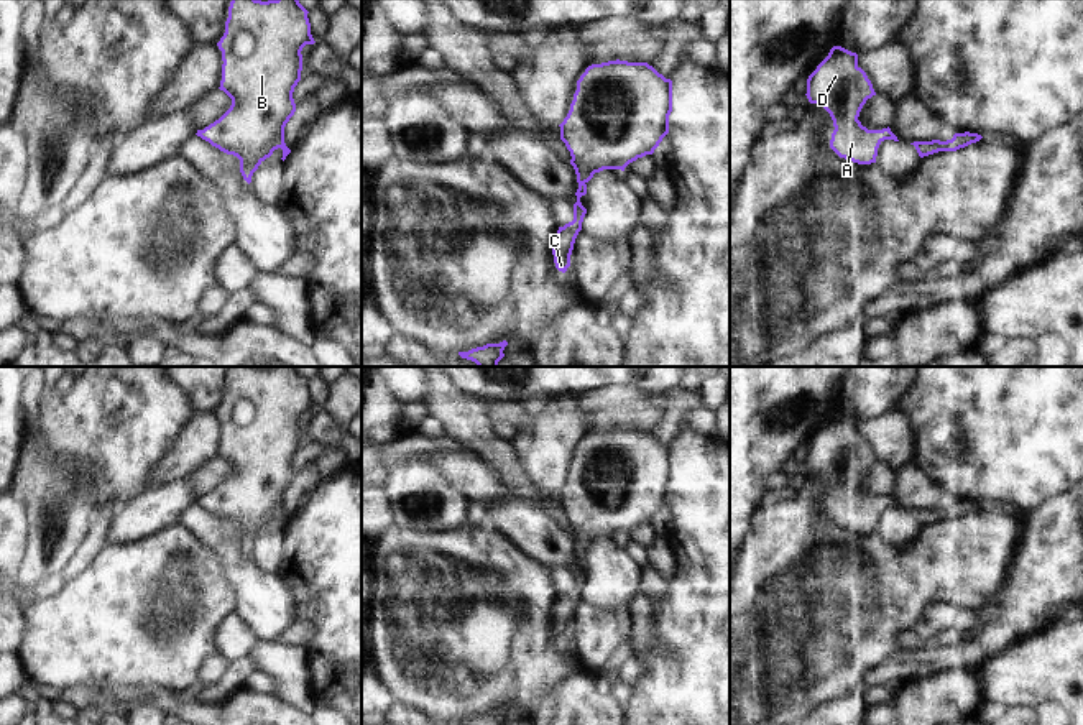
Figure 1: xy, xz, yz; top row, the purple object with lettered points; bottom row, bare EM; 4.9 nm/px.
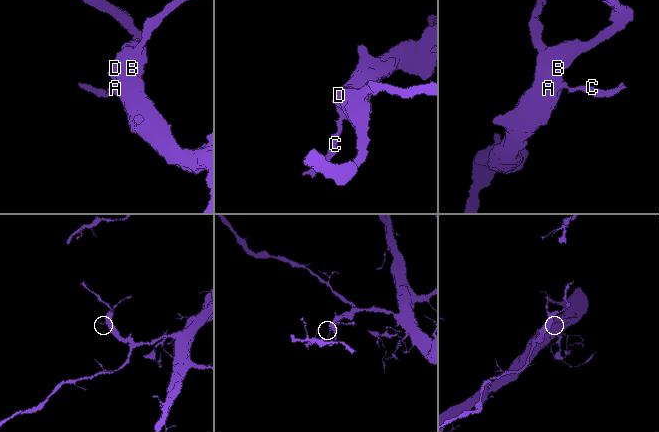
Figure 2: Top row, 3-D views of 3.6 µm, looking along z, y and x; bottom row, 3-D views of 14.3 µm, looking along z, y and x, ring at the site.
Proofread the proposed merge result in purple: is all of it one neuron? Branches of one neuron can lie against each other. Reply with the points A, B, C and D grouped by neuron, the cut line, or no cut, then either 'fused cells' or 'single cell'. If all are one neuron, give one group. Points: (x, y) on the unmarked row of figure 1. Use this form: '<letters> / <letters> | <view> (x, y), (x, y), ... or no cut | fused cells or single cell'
A B C D | no cut | single cell

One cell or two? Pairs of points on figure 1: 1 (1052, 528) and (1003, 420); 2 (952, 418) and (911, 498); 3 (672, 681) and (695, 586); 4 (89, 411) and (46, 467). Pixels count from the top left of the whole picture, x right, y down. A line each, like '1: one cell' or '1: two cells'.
1: two cells
2: two cells
3: one cell
4: two cells

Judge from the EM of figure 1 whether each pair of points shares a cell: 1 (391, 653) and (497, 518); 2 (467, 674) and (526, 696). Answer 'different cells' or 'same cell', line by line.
1: different cells
2: same cell

